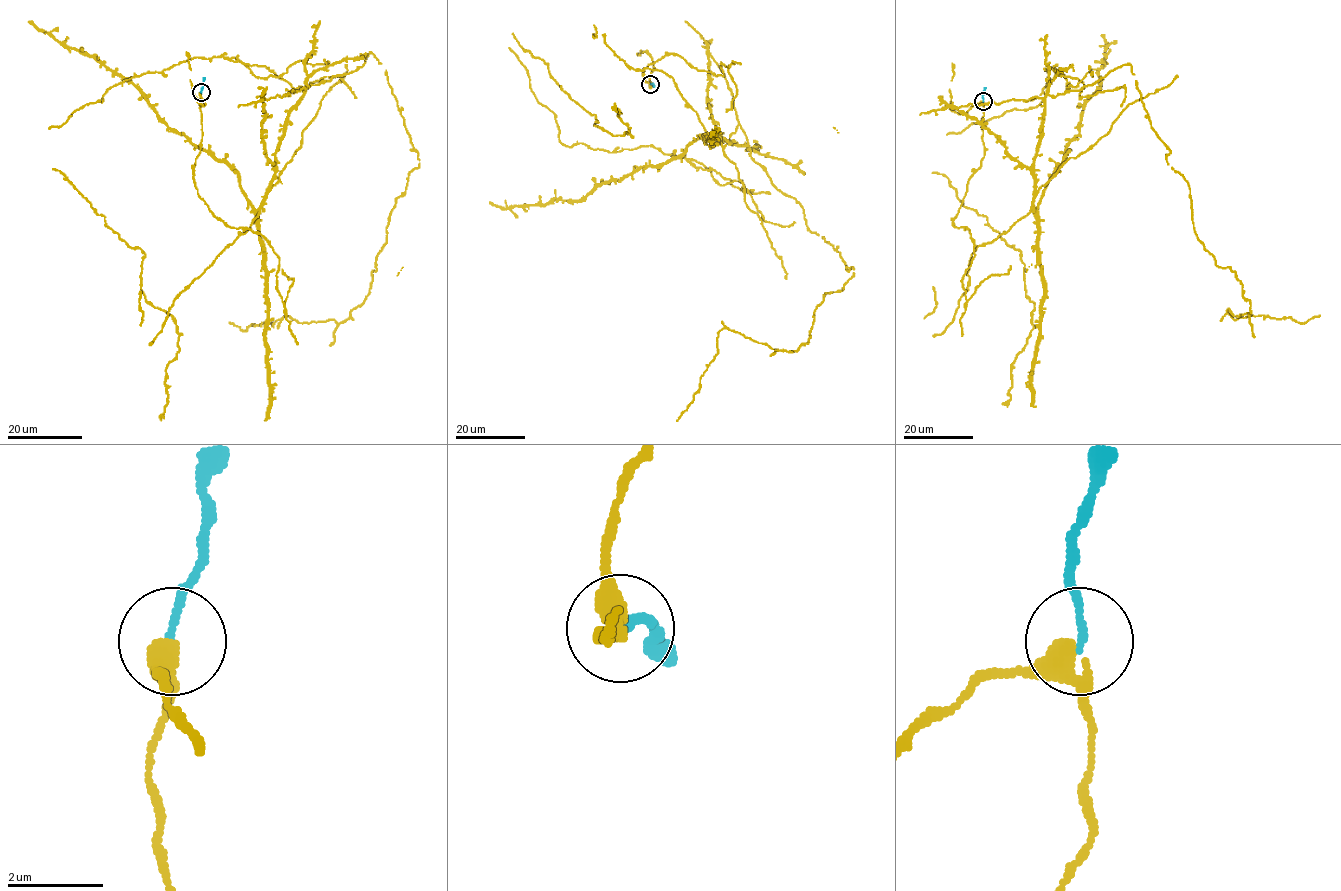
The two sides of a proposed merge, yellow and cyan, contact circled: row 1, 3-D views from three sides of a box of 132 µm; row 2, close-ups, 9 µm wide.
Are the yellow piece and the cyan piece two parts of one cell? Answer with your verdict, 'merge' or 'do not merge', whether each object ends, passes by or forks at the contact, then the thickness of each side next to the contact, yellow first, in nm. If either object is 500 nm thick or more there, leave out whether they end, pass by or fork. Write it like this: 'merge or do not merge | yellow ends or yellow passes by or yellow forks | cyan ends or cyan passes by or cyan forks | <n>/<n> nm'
merge | yellow passes by | cyan ends | 360/150 nm

